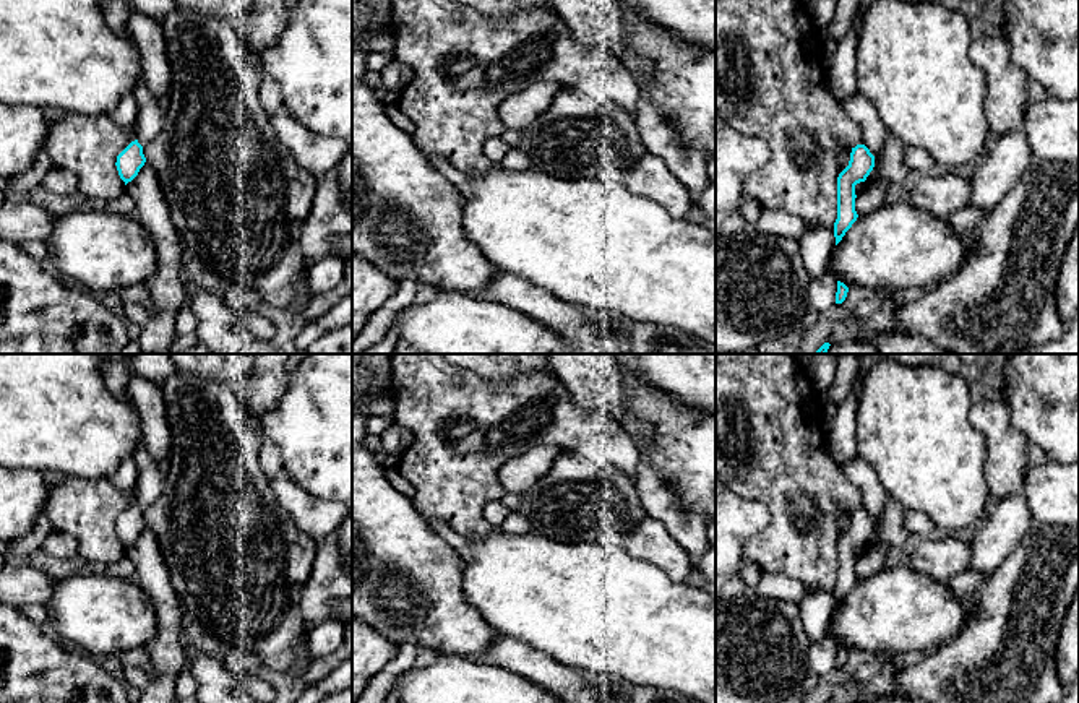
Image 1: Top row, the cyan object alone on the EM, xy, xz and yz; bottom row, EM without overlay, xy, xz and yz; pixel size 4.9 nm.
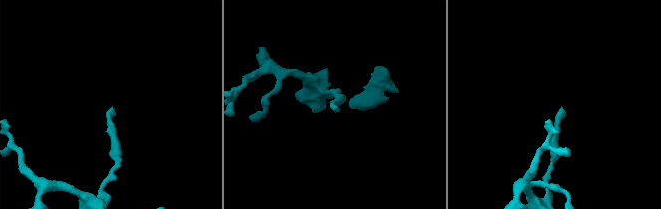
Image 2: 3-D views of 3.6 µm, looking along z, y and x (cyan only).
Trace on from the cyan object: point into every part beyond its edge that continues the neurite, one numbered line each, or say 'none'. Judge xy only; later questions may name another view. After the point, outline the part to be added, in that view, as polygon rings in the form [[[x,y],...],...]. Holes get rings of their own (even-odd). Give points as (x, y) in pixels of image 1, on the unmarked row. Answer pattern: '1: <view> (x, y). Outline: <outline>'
1: xy (151, 476). Outline: [[[143,437],[135,448],[133,461],[138,466],[136,503],[146,510],[162,490],[166,469],[149,455]]]

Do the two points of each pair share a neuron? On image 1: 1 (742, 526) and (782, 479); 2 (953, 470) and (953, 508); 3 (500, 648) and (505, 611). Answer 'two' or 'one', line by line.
1: two
2: one
3: two

